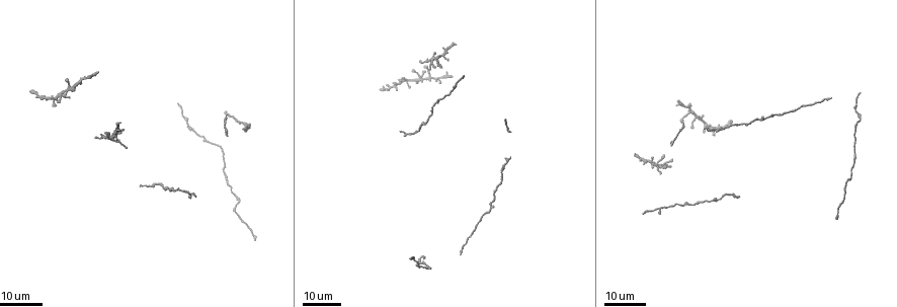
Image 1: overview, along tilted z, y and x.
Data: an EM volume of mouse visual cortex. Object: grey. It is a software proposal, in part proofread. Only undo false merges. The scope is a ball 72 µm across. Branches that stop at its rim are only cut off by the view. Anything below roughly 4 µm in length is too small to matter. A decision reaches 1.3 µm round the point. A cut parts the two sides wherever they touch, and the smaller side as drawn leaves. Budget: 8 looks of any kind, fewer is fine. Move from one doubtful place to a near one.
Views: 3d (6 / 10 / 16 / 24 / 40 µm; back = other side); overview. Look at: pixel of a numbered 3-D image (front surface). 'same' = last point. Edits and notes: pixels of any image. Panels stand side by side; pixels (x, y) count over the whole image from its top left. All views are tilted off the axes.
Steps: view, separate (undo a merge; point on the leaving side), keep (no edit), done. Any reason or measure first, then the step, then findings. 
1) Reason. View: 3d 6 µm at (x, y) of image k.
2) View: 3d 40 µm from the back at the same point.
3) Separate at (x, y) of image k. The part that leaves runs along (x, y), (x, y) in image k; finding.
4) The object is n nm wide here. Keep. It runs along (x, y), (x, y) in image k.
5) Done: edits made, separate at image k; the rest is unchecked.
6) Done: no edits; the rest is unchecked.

Calibre changes. View: 3d 24 µm at (162, 187) of image 1.

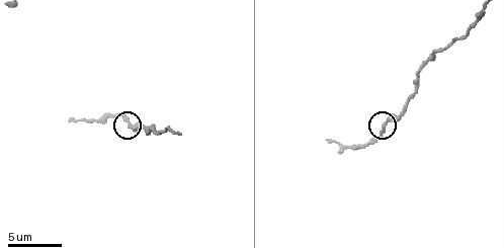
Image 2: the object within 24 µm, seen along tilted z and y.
Closer look. View: 3d 6 µm at (386, 123) of image 2.

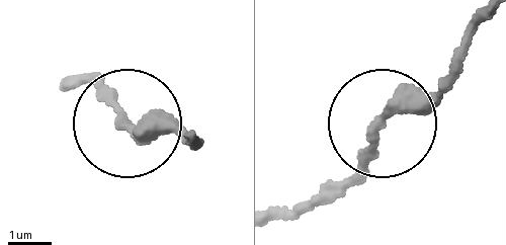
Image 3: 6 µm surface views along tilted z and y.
Keep. One neuron here.

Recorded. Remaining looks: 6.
Four arms meet. View: 3d 24 µm at (657, 163) of image 1.

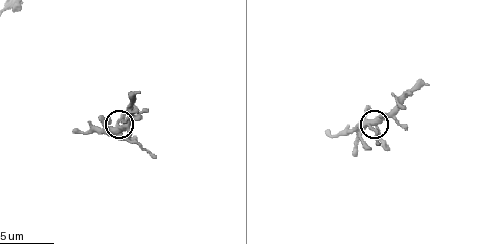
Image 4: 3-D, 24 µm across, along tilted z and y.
View: 3d 6 µm at (375, 121) of image 4.

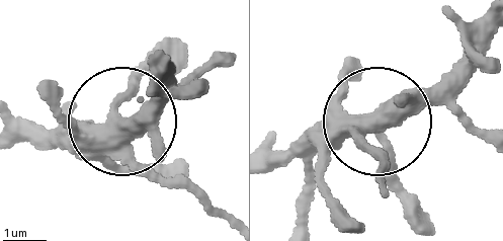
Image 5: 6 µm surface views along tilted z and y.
The side arm is 6 µm long. Keep. All the same neuron.

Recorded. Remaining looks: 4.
View: 3d 6 µm at (415, 91) of image 2.

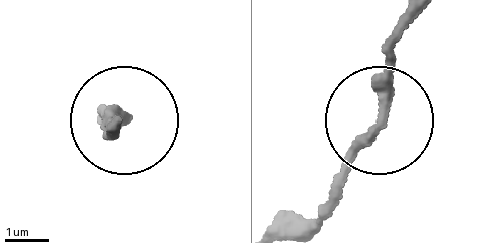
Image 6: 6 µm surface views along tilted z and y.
Keep. Continuous, no second neuron.

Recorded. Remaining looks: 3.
Sharp bend. View: 3d 6 µm at (457, 37) of image 2.

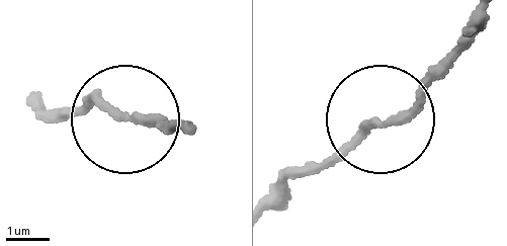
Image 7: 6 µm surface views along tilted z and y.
View: 3d 6 µm from the back at (376, 124) of image 7.

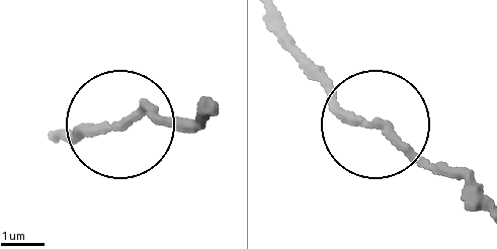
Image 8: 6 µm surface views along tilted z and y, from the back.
Keep. All the same neuron.

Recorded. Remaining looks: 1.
Done: no edits; the rest is unchecked.

